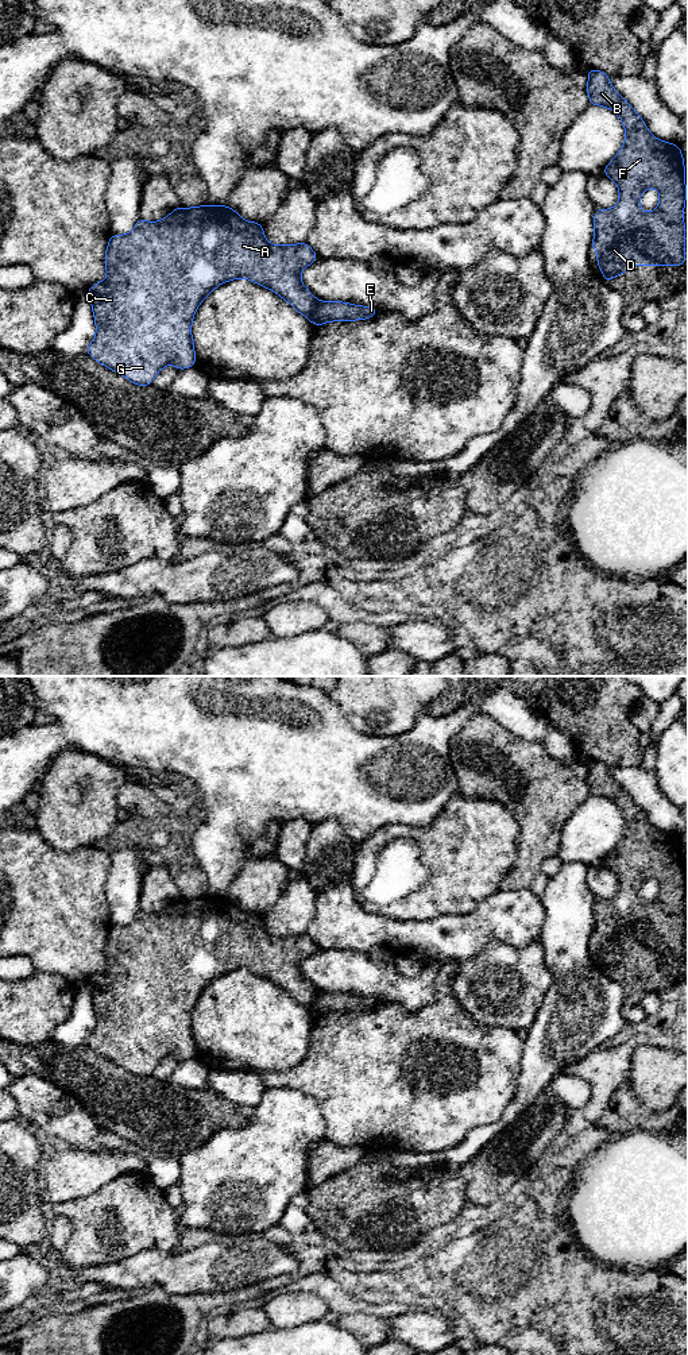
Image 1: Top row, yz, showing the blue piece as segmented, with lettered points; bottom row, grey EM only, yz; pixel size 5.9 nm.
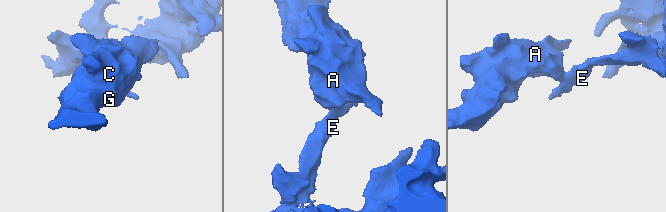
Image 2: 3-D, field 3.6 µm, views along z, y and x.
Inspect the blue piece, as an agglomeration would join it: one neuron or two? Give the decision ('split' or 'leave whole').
split

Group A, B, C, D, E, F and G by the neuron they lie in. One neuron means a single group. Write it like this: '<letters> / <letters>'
A C G / B D E F

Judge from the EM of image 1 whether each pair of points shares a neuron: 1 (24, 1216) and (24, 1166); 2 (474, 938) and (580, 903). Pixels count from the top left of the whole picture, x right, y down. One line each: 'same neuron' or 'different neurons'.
1: same neuron
2: different neurons

